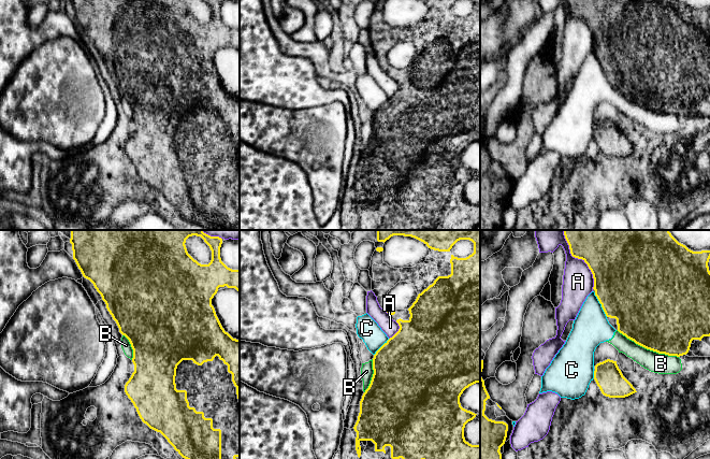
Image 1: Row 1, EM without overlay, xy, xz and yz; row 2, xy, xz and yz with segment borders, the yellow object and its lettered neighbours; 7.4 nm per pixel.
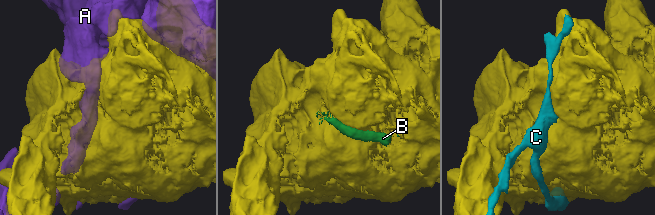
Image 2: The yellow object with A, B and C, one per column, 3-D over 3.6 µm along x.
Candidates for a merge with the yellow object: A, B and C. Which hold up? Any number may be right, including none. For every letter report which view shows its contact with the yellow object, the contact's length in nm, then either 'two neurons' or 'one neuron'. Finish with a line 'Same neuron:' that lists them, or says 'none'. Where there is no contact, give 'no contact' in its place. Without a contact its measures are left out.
A: meets yellow in yz; contact 420 nm long; two neurons
B: meets yellow in yz; contact 500 nm long; two neurons
C: meets yellow in yz; contact 200 nm long; two neurons
Same neuron: none

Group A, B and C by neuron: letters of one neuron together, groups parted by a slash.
A / B C

